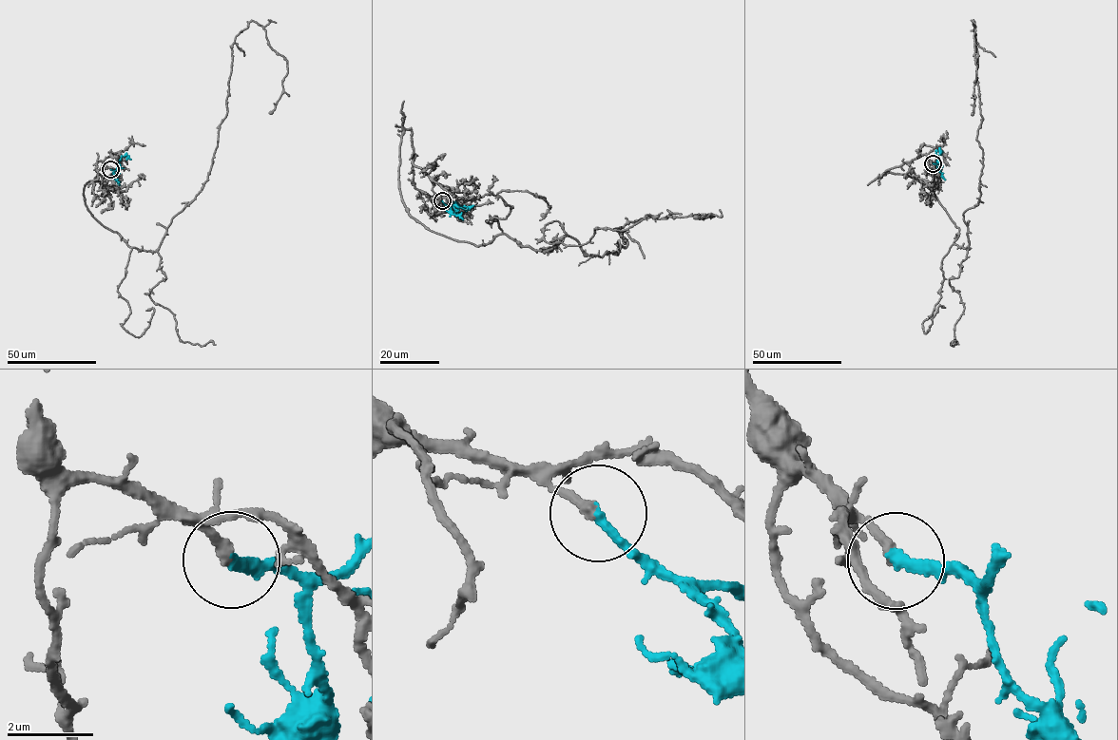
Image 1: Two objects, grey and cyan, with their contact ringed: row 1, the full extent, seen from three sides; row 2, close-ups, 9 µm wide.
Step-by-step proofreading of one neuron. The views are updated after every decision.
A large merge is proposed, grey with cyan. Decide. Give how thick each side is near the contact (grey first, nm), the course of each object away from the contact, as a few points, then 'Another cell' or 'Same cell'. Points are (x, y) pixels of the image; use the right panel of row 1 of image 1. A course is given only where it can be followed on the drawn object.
Thickness 240 nm (grey) against 280 nm. Course of grey: (933, 163), (885, 171), (928, 187), (968, 249), (983, 166), (973, 21), (972, 115). Course of cyan: (933, 163), (936, 164), (938, 157), (935, 154), (939, 149), (939, 154). Same cell

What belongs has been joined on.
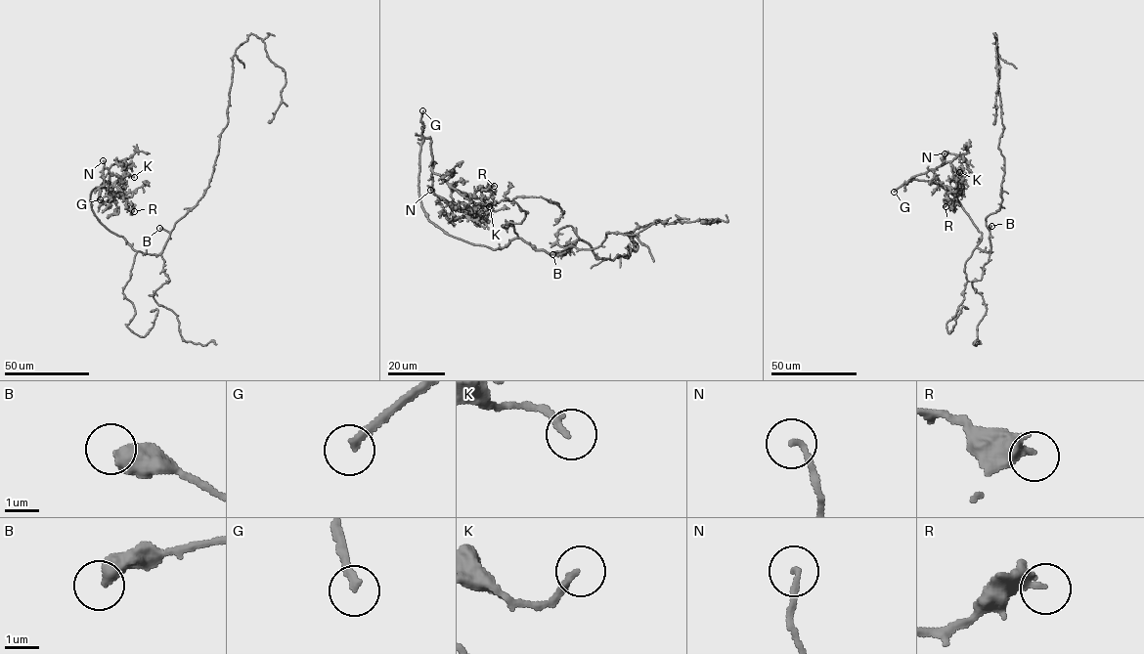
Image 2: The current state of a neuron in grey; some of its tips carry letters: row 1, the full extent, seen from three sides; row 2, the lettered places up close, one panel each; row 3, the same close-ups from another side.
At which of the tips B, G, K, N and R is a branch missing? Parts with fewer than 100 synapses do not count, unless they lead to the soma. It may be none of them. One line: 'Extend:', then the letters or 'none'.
Extend: B

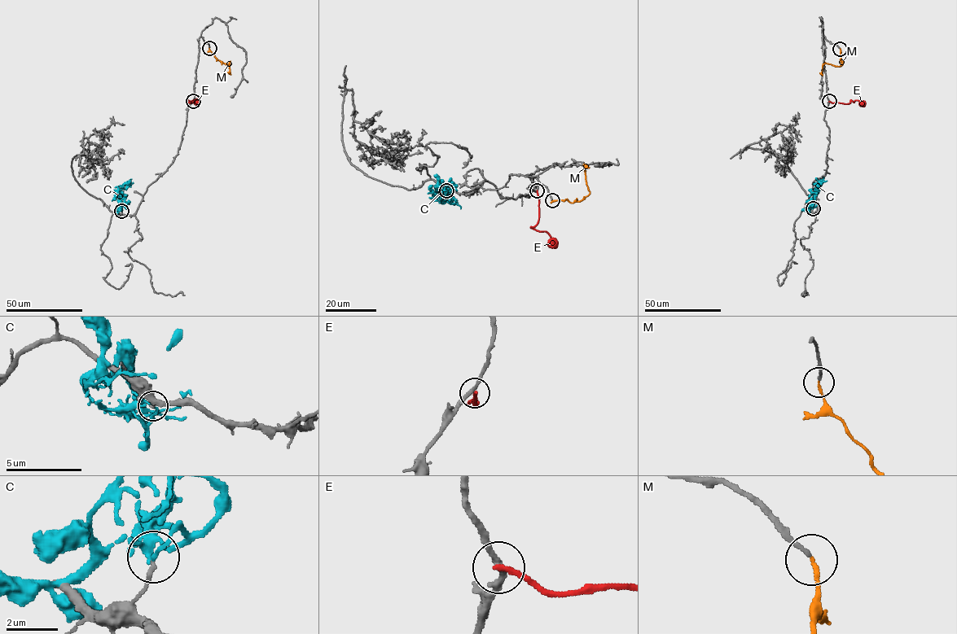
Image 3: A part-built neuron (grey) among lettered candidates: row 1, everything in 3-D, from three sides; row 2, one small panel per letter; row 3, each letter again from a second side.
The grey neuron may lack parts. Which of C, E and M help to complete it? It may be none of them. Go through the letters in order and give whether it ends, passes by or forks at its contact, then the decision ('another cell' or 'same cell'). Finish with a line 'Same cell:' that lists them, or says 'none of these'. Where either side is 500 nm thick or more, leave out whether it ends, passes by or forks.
C: it ends | another cell
E: it ends | another cell
M: it ends | same cell
Same cell: M

